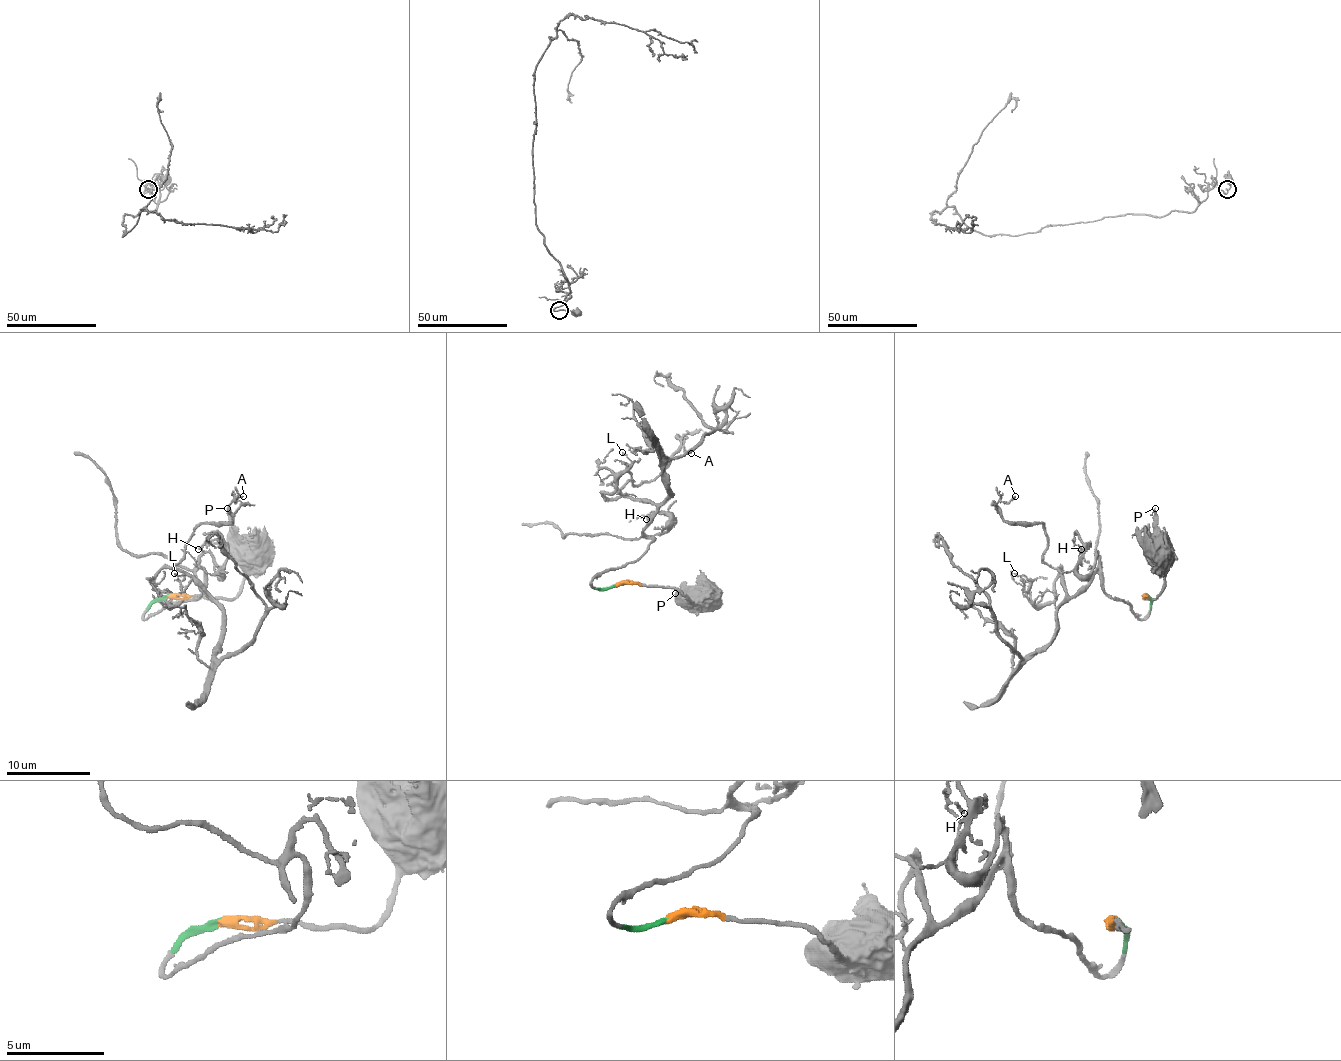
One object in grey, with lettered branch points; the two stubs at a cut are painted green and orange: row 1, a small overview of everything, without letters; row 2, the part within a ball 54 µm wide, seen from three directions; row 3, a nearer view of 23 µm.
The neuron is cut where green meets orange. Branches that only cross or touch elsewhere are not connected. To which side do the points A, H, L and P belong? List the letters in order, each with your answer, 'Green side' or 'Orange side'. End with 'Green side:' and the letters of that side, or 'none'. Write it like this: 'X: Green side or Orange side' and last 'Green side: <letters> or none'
A: Green side
H: Green side
L: Green side
P: Orange side
Green side: A, H, L

